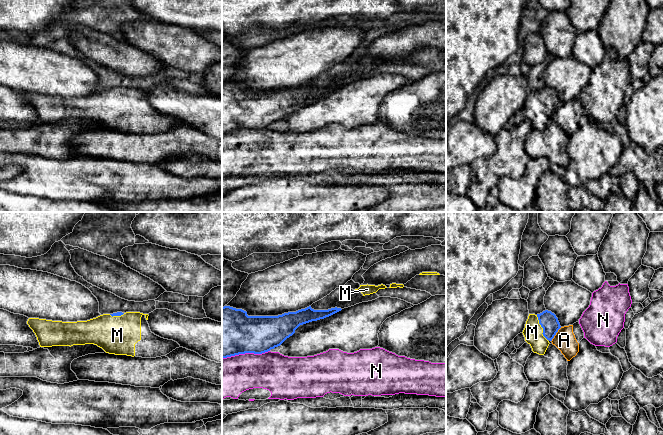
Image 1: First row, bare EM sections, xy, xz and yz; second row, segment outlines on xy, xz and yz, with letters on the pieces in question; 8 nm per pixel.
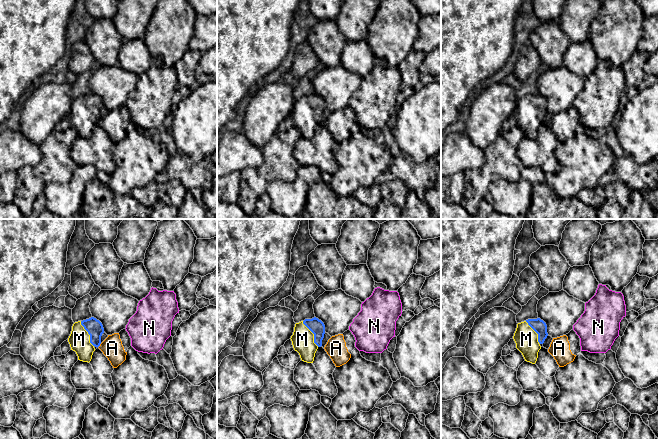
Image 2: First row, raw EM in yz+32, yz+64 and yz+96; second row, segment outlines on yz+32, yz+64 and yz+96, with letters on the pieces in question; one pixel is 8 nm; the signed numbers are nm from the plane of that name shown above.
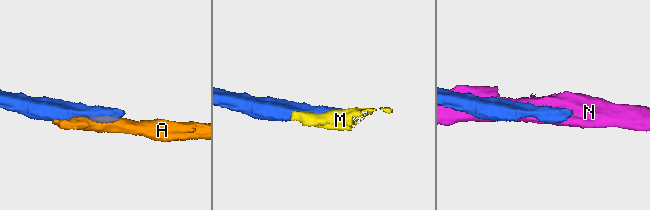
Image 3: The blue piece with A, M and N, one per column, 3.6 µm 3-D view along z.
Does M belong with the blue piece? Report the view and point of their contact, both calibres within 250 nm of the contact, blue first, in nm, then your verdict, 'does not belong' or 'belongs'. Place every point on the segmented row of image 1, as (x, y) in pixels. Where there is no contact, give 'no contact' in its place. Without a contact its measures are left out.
contact yz (542, 327); calibres 150 and 150 nm; belongs

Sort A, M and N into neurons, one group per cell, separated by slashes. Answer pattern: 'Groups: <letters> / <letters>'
Groups: A / M / N

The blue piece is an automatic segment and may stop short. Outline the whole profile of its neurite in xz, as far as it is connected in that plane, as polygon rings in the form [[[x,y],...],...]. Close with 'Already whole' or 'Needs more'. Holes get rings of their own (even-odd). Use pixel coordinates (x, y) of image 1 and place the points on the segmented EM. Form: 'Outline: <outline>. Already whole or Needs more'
Outline: [[[311,306],[278,316],[248,316],[242,309],[222,307],[222,359],[245,353],[262,354],[280,346],[295,330],[303,324],[329,317],[341,308],[314,310]]]. Already whole

